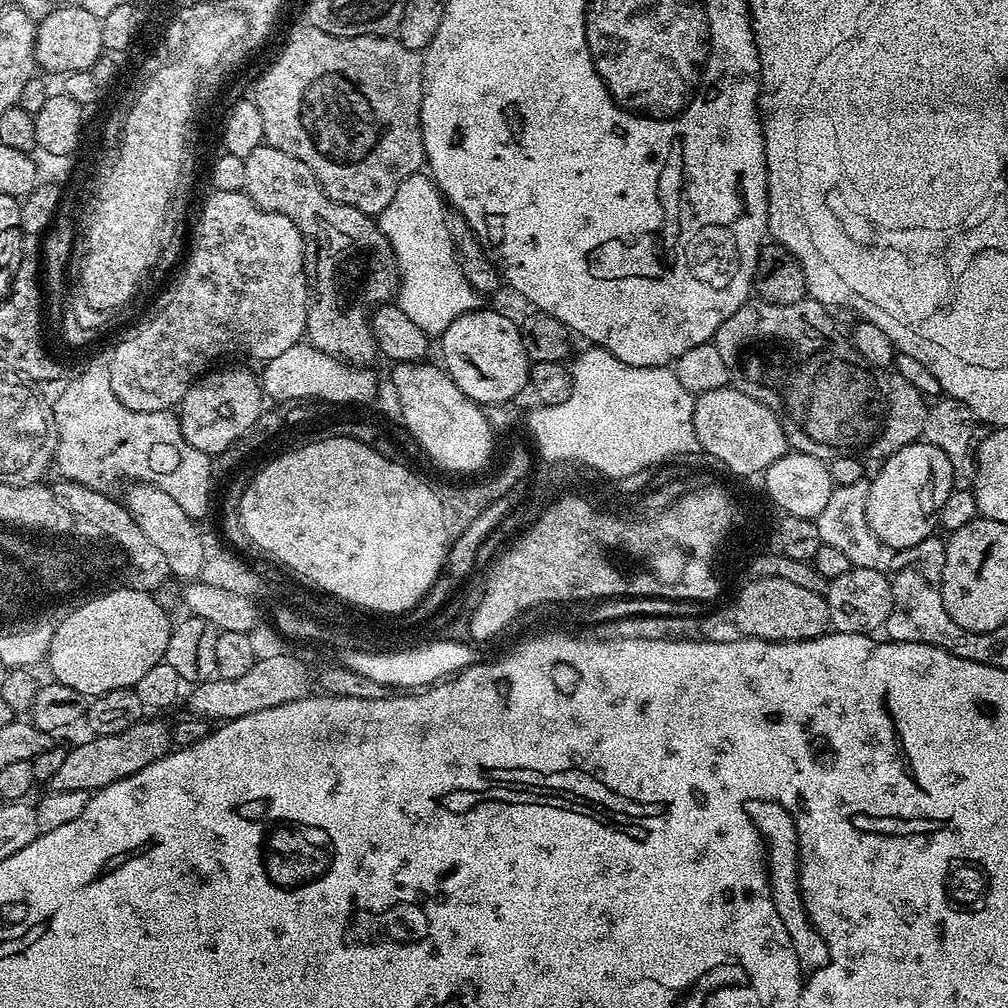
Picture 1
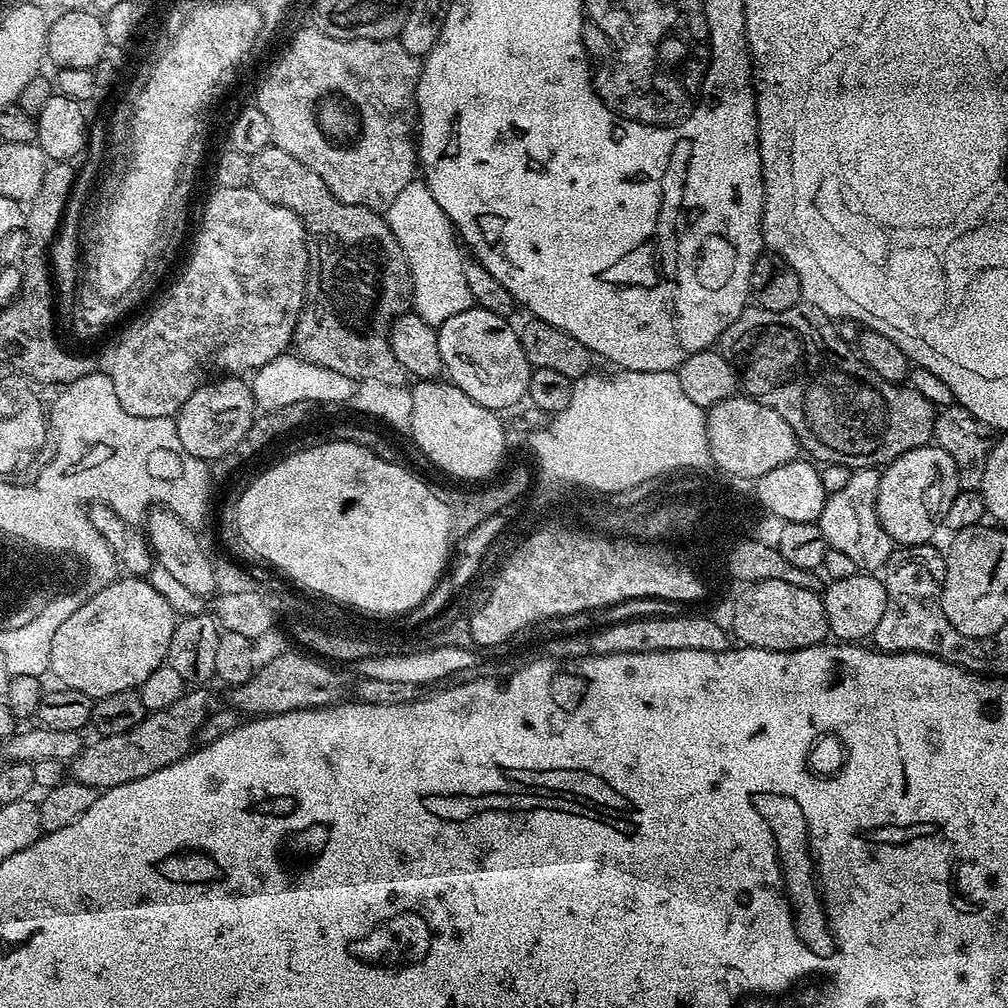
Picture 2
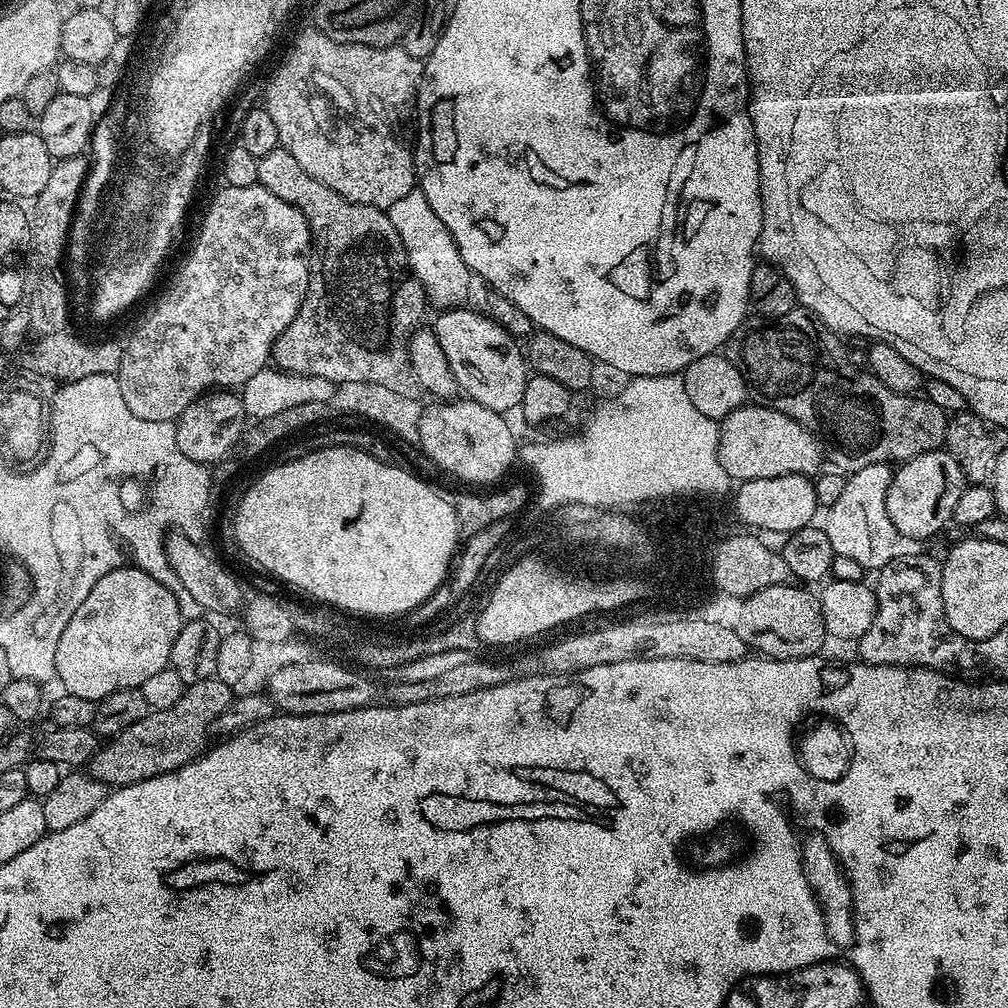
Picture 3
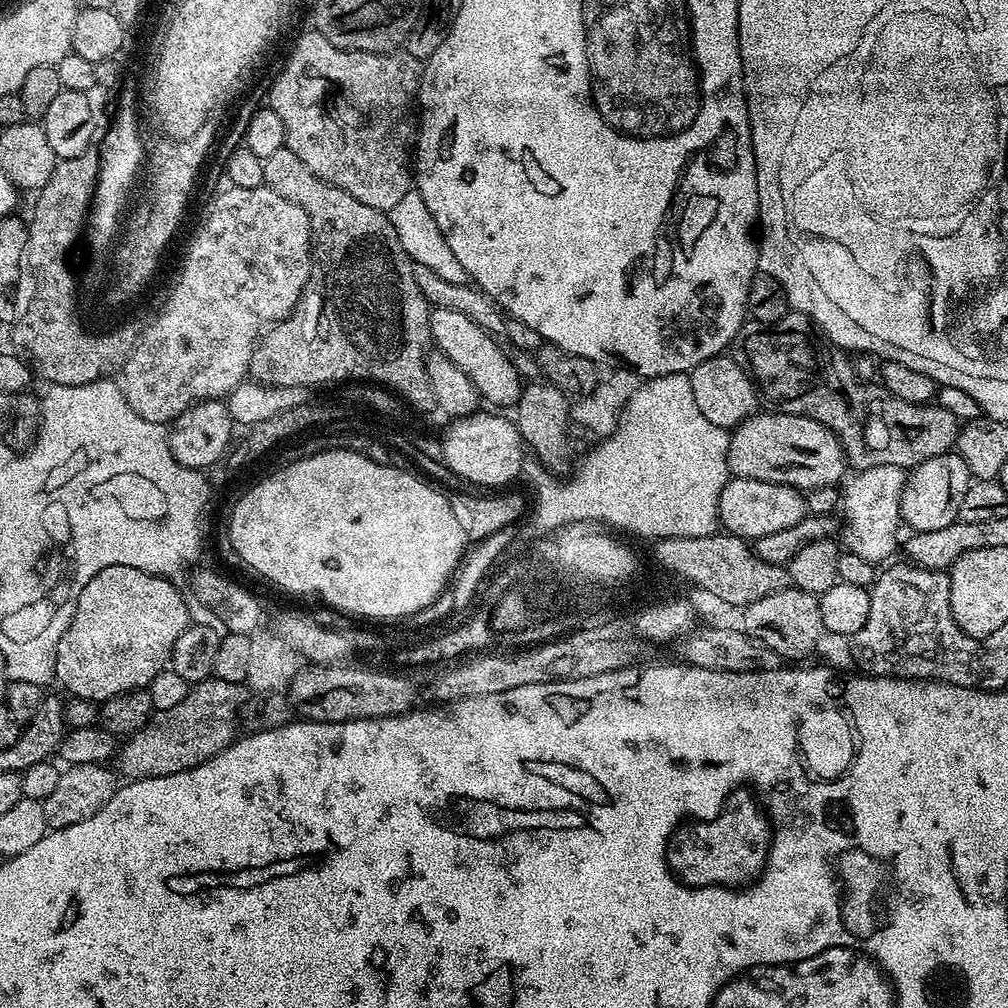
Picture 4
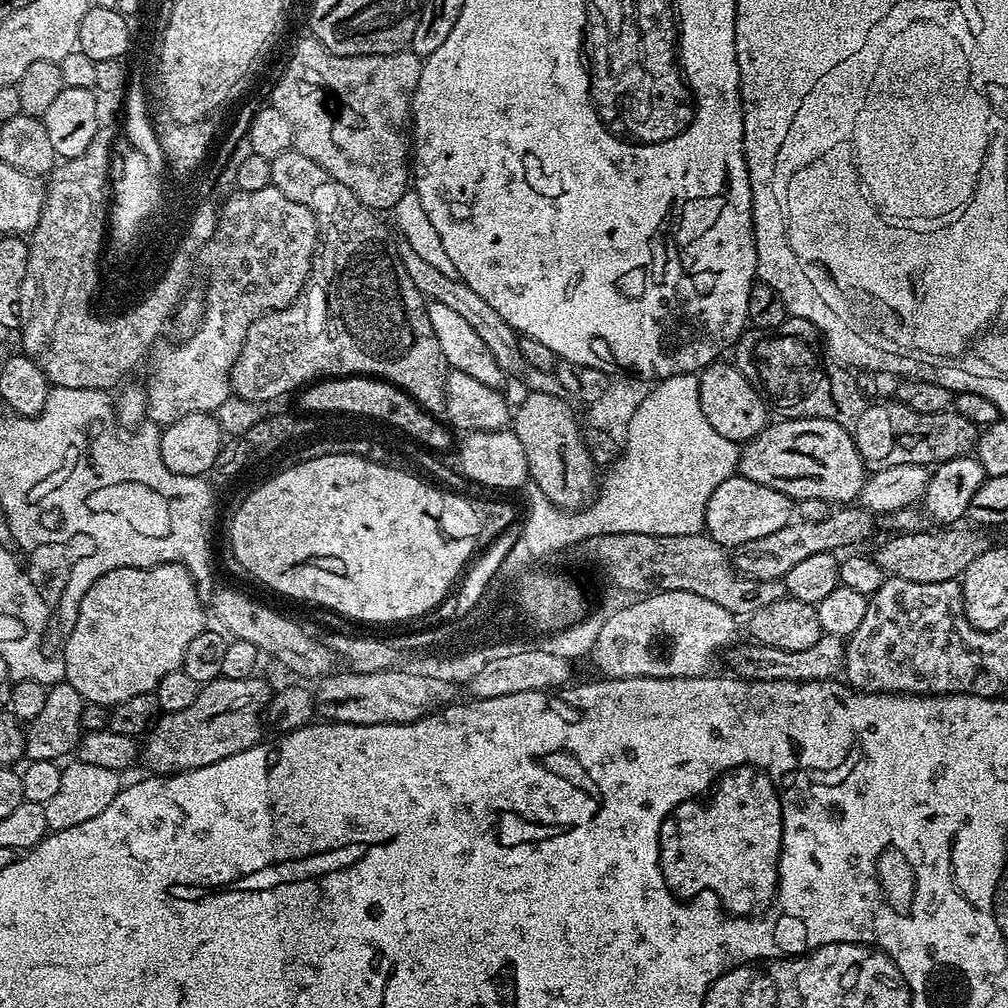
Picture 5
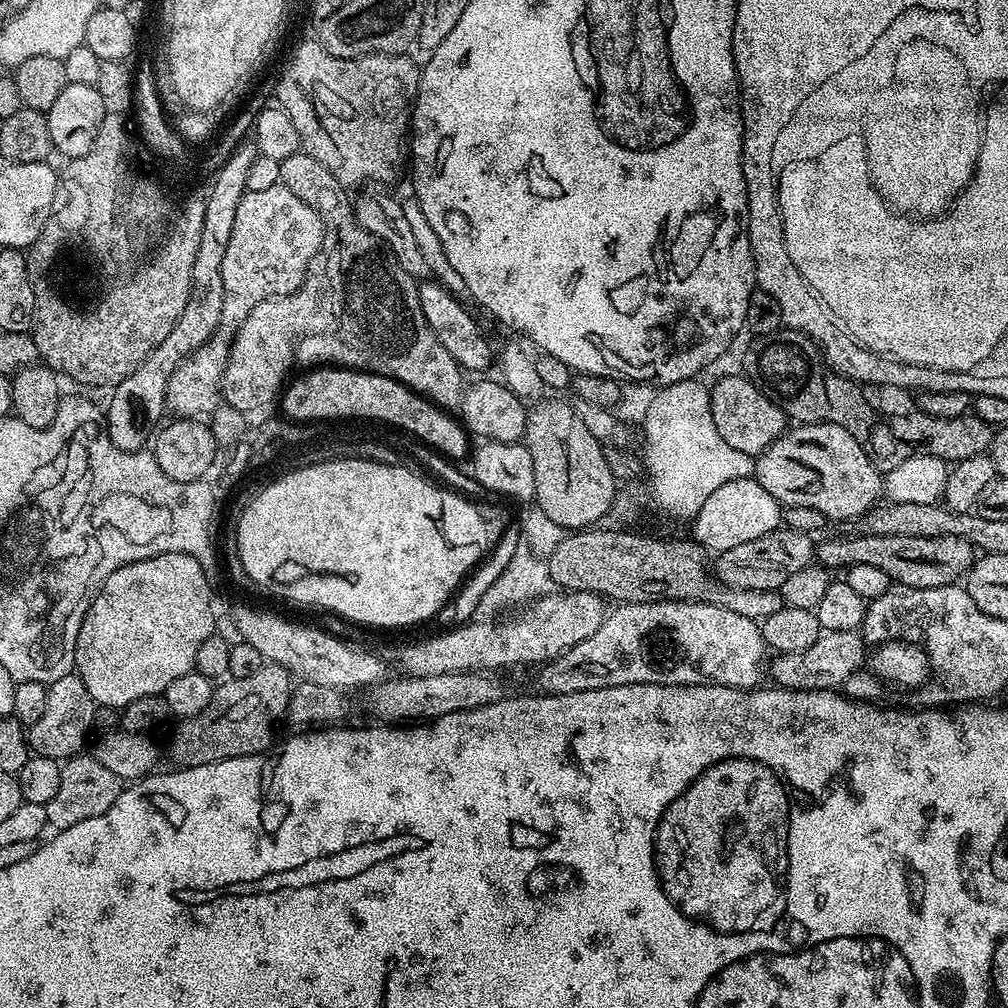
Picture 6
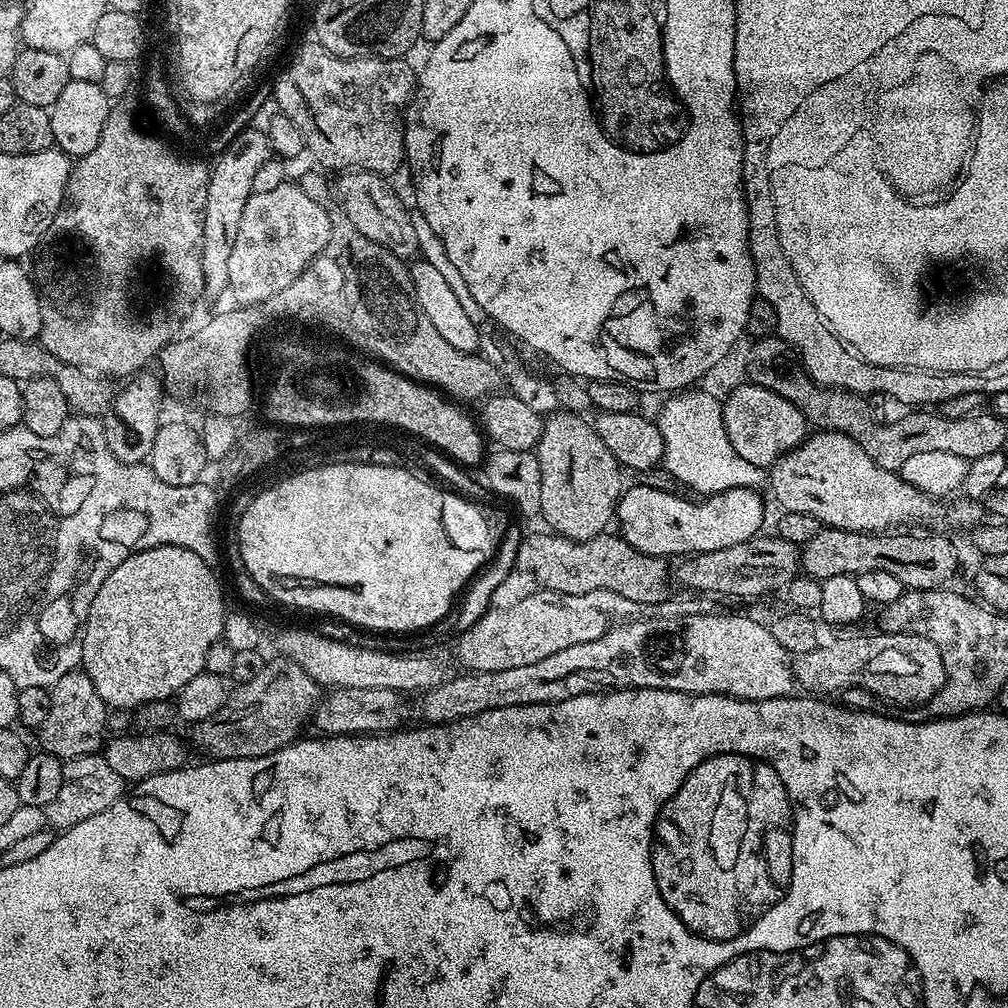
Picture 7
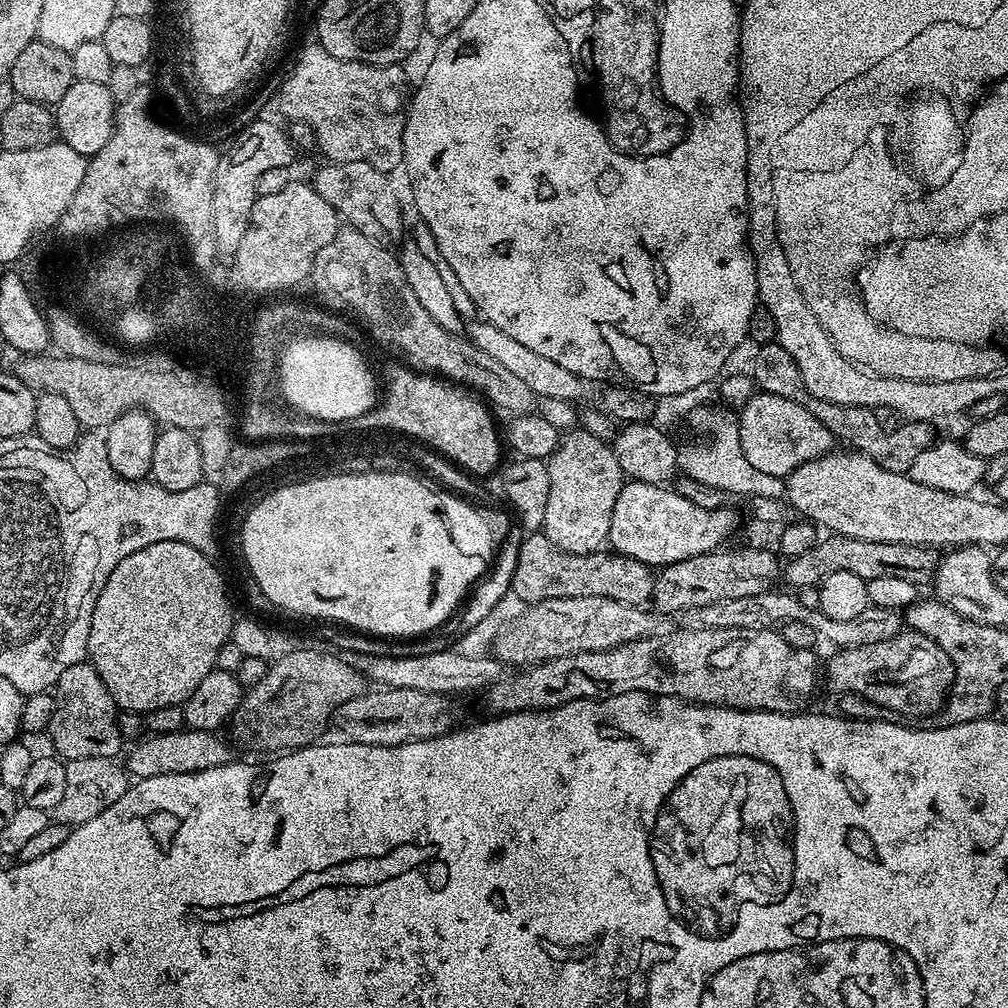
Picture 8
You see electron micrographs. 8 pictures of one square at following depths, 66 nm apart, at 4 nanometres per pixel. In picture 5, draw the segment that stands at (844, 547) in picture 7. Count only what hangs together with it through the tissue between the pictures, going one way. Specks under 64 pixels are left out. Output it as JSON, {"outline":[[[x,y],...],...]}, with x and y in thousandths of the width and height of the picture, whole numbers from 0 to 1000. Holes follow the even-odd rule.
{"outline":[[[937,522],[932,525],[934,528],[918,526],[882,531],[882,536],[867,548],[867,555],[881,571],[899,573],[903,577],[935,577],[939,580],[944,574],[955,572],[962,558],[982,543],[982,536],[976,529],[979,527],[968,522],[952,523],[956,522]]]}

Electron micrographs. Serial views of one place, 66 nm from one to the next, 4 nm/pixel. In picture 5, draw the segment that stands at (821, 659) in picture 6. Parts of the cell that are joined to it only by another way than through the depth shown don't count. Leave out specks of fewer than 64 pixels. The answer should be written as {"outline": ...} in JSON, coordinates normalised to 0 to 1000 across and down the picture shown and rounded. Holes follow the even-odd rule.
{"outline":[[[814,630],[808,641],[800,645],[772,645],[772,641],[760,641],[749,637],[731,638],[725,644],[725,666],[739,675],[756,677],[804,677],[805,675],[823,675],[834,670],[837,662],[839,639],[832,631]]]}

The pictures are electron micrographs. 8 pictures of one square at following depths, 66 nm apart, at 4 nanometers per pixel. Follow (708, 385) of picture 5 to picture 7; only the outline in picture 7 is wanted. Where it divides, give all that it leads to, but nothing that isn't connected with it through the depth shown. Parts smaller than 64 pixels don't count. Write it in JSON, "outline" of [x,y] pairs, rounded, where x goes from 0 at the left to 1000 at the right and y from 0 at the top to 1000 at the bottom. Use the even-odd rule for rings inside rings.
{"outline":[[[745,379],[737,380],[716,397],[720,431],[724,435],[724,442],[728,442],[728,446],[732,446],[732,450],[736,450],[736,454],[740,454],[740,458],[748,458],[748,462],[762,466],[775,452],[779,452],[784,445],[790,444],[797,438],[803,432],[804,422],[800,414],[792,407],[792,403],[788,403],[788,399],[776,395],[776,391],[768,391],[768,387],[760,387]]]}

